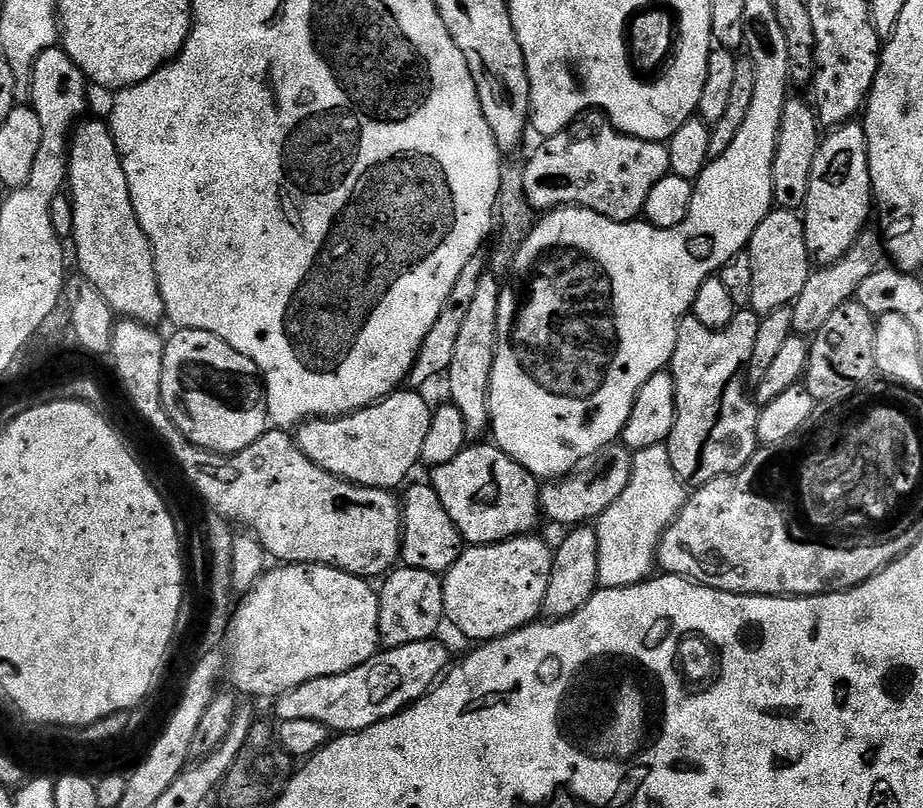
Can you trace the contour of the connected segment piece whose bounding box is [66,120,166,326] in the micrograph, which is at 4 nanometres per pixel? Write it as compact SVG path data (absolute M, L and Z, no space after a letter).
M100 120L83 124L75 129L70 140L66 181L74 210L70 243L76 247L79 275L98 286L98 294L106 298L117 317L134 320L137 324L159 325L159 320L163 321L166 313L158 286L154 254L134 214L126 170L122 170L111 127Z

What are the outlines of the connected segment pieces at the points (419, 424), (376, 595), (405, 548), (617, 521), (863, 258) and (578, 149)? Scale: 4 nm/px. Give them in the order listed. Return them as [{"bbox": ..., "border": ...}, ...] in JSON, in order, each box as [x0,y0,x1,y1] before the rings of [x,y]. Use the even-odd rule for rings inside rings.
[{"bbox":[295,390,434,490],"border":[[[397,390],[375,404],[360,408],[357,412],[349,412],[346,416],[335,418],[309,418],[295,429],[296,445],[304,451],[306,458],[322,470],[342,477],[352,484],[360,484],[363,488],[387,488],[396,490],[409,479],[408,475],[421,463],[422,446],[426,443],[426,433],[430,430],[430,422],[434,411],[433,405],[423,400],[416,390]]]},{"bbox":[226,564,381,698],"border":[[[284,564],[283,566],[272,567],[269,567],[265,571],[258,583],[241,599],[244,601],[240,605],[237,603],[234,611],[231,613],[226,637],[226,649],[228,648],[228,680],[233,684],[231,687],[237,693],[245,692],[248,696],[269,696],[269,698],[275,698],[281,696],[283,692],[292,692],[298,686],[302,686],[314,678],[337,676],[346,670],[356,668],[360,664],[365,664],[371,656],[375,656],[377,652],[381,651],[380,627],[378,626],[380,593],[375,587],[371,588],[368,585],[371,583],[365,577],[355,576],[354,574],[343,572],[337,568],[331,568],[325,564]]]},{"bbox":[400,483,462,574],"border":[[[431,483],[407,485],[408,493],[402,496],[402,530],[400,531],[400,560],[403,567],[414,570],[426,570],[443,574],[458,562],[462,551],[460,531],[450,522],[442,498],[432,488]]]},{"bbox":[595,443,686,588],"border":[[[667,443],[650,446],[646,450],[635,453],[632,458],[632,477],[626,490],[595,521],[598,534],[598,578],[600,588],[629,588],[642,584],[653,575],[657,567],[656,550],[666,529],[676,521],[676,515],[682,510],[686,499],[686,485],[678,478],[674,466],[670,462]]]},{"bbox":[791,230,886,338],"border":[[[865,230],[842,259],[813,270],[808,276],[806,286],[802,286],[802,294],[798,294],[796,303],[791,305],[793,333],[805,338],[815,336],[818,330],[822,330],[822,325],[833,316],[834,310],[849,303],[855,297],[858,286],[862,286],[862,282],[866,282],[866,278],[870,278],[870,274],[874,274],[885,260],[886,249],[879,231]]]},{"bbox":[522,123,670,224],"border":[[[603,123],[573,140],[561,134],[539,141],[532,157],[522,166],[526,198],[537,213],[553,208],[585,208],[620,224],[635,221],[643,213],[650,190],[670,173],[667,143],[627,136],[612,123]]]}]

